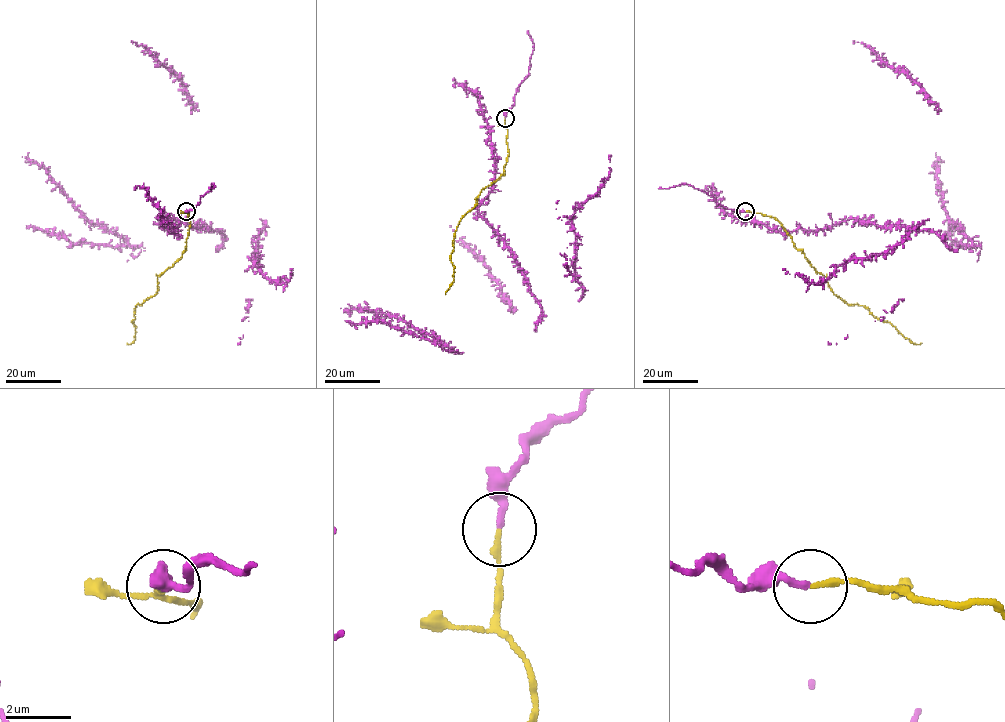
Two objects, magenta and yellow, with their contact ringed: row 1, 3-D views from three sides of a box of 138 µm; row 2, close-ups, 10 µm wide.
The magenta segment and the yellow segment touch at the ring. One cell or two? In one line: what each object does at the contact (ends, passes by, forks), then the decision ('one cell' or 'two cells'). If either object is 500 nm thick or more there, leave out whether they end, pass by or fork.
magenta ends | yellow ends | one cell

